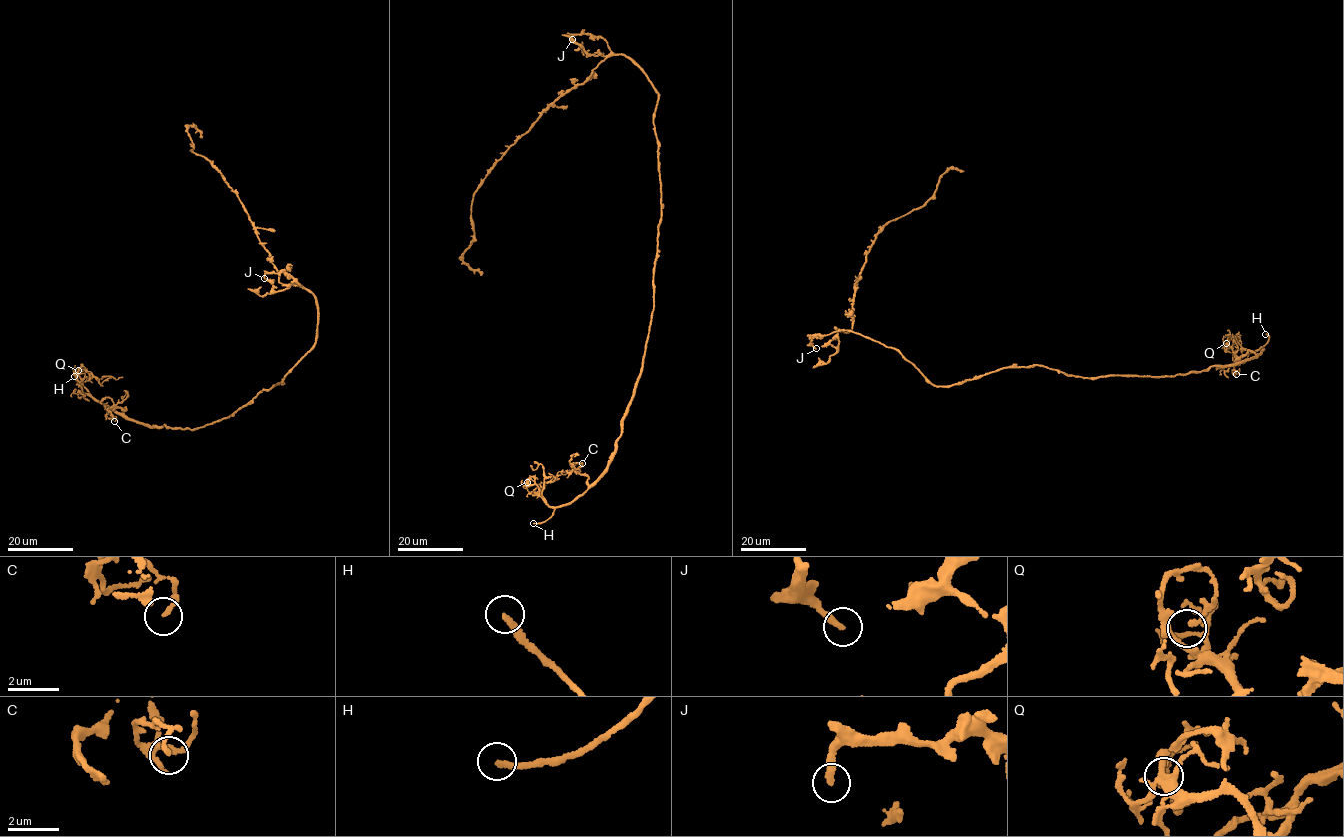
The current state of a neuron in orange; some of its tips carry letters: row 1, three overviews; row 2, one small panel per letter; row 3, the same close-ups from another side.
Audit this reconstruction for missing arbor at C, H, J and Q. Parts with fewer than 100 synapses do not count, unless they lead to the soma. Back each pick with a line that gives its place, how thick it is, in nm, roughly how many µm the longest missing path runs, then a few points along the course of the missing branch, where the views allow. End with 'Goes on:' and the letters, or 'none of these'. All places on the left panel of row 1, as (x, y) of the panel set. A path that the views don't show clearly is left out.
H: (74, 376) | 240 nm | 40 µm | (74, 376), (68, 362), (72, 348), (66, 303), (72, 287), (71, 277), (75, 277)
Goes on: H

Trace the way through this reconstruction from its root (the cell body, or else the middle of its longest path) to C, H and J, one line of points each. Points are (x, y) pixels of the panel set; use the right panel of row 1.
C: (960, 382), (1035, 365), (1094, 379), (1173, 377), (1232, 366), (1254, 353), (1249, 350), (1235, 361), (1236, 374)
H: (960, 382), (1004, 368), (1035, 365), (1094, 379), (1173, 377), (1250, 360), (1263, 350), (1269, 338), (1265, 334)
J: (960, 382), (944, 386), (933, 385), (896, 350), (848, 330), (812, 336), (809, 342), (816, 348)

